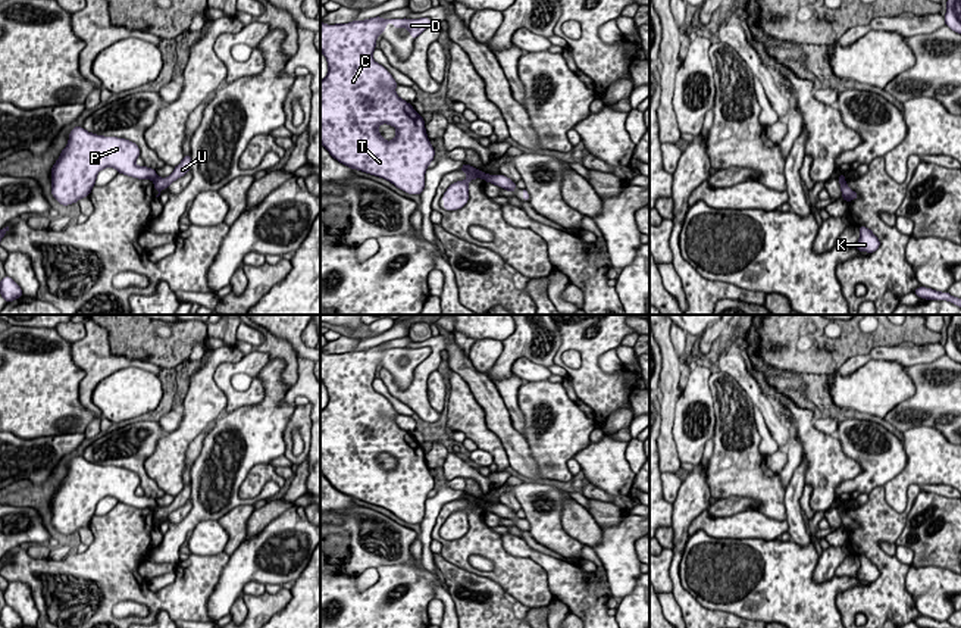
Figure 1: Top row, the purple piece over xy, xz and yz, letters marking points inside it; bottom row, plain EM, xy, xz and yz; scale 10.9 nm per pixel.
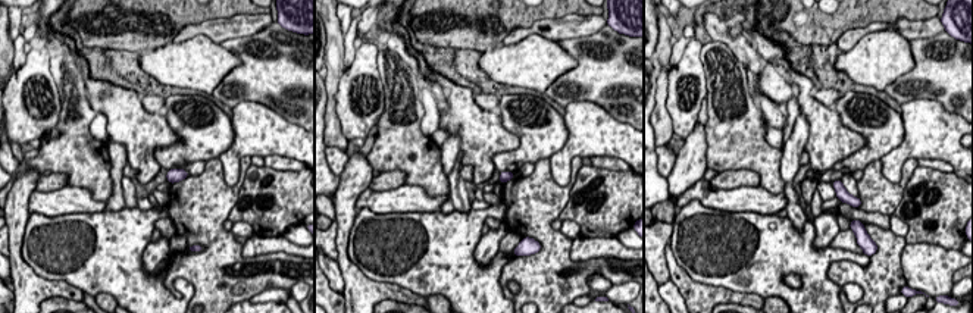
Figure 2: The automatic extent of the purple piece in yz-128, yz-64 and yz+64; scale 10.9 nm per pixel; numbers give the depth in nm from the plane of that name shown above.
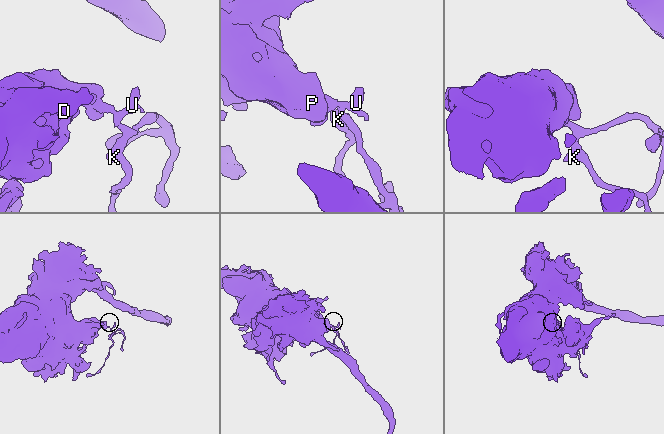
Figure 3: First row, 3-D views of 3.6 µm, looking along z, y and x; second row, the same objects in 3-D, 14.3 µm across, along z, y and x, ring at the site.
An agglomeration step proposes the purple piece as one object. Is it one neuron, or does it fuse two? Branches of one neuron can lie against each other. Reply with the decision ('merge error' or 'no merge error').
merge error

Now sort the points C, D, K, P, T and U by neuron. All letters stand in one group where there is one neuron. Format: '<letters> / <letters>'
C D P T / K U

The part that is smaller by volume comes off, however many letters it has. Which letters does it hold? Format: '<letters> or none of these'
K, U

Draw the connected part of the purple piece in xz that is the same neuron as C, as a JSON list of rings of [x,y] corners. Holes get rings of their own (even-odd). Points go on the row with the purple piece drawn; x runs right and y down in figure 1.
[[[431,19],[320,22],[320,51],[328,60],[328,75],[320,81],[320,143],[339,163],[420,196],[435,150],[423,118],[397,96],[398,84],[372,57],[386,24],[406,26],[416,40]],[[381,124],[397,129],[392,141],[382,138]]]

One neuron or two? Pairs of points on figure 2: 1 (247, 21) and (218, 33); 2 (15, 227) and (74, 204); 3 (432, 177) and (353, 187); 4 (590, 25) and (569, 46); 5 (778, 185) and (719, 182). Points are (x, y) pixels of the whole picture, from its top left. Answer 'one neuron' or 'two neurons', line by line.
1: one neuron
2: two neurons
3: two neurons
4: two neurons
5: two neurons

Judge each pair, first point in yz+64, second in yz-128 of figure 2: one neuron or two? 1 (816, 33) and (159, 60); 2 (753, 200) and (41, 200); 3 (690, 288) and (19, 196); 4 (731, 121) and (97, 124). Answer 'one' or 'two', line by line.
1: two
2: one
3: one
4: two

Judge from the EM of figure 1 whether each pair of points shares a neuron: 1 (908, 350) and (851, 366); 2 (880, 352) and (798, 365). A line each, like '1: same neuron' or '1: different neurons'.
1: same neuron
2: different neurons

